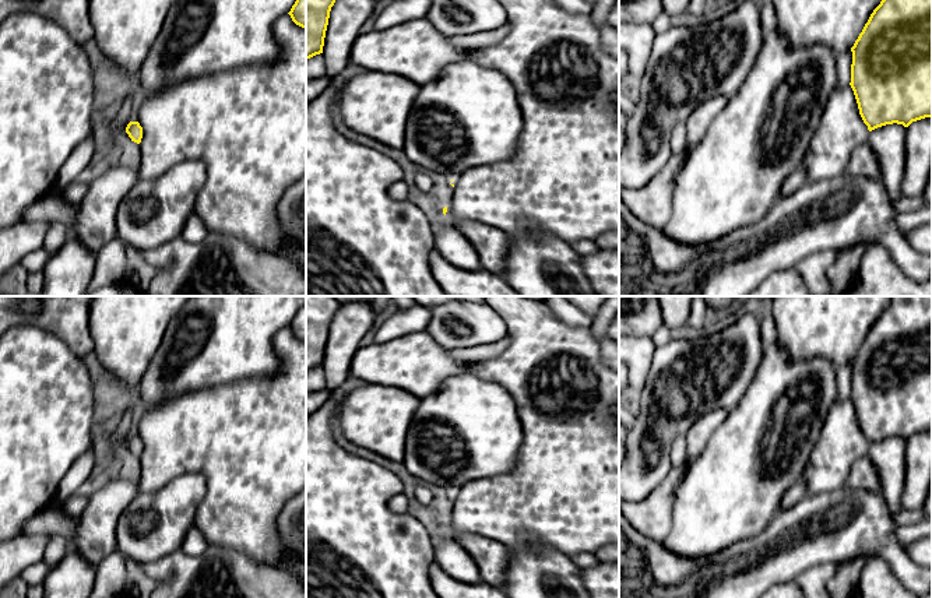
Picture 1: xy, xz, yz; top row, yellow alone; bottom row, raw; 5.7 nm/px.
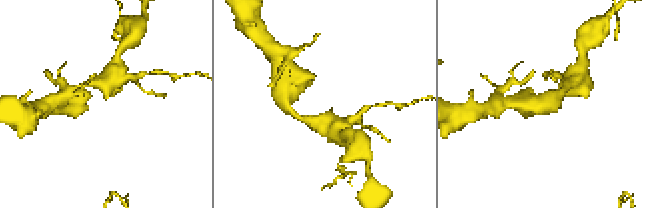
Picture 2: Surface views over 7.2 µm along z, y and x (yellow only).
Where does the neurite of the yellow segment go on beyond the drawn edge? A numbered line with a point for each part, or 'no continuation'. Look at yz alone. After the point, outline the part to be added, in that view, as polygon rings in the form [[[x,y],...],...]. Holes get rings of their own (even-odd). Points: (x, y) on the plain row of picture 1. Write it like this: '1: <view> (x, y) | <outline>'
no continuation

